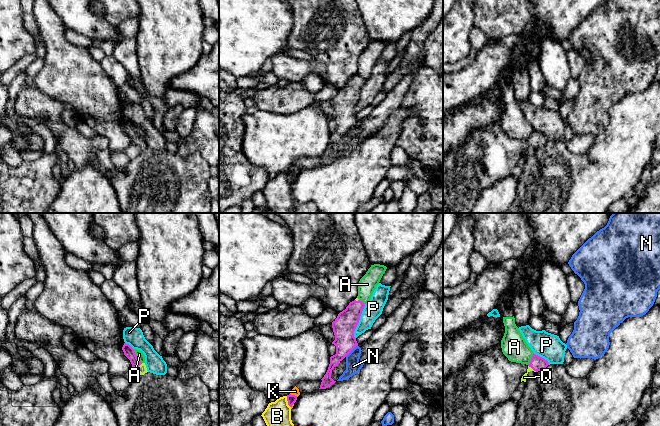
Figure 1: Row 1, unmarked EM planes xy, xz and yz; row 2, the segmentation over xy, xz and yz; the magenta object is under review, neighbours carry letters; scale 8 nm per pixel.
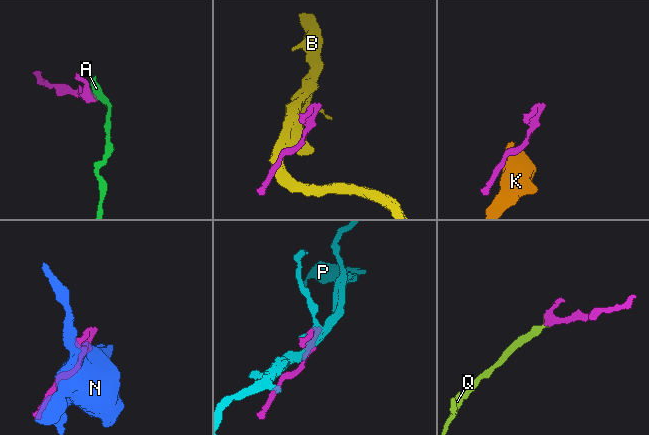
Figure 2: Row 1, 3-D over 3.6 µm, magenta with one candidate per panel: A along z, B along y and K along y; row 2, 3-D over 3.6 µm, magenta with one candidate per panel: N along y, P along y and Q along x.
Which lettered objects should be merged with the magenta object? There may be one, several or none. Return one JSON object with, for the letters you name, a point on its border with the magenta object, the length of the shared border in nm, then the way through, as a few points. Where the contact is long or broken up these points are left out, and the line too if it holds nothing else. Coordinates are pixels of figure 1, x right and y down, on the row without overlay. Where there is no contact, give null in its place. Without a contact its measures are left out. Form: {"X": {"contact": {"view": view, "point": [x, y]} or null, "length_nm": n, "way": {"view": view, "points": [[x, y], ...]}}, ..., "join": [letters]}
{"Q": {"contact": {"view": "yz", "point": [532, 144]}, "length_nm": 90, "way": {"view": "yz", "points": [[537, 139], [532, 144], [524, 153]]}}, "join": ["Q"]}

